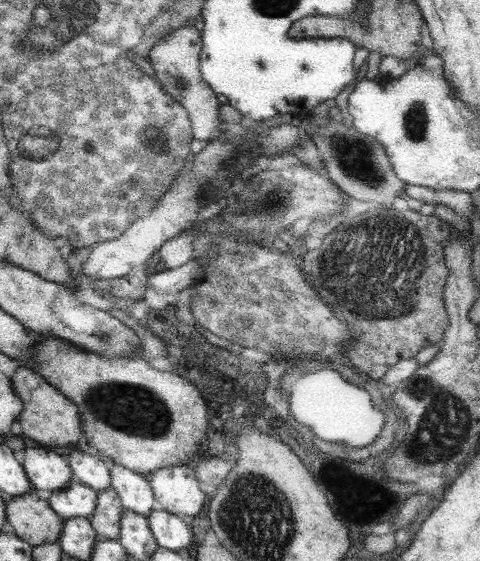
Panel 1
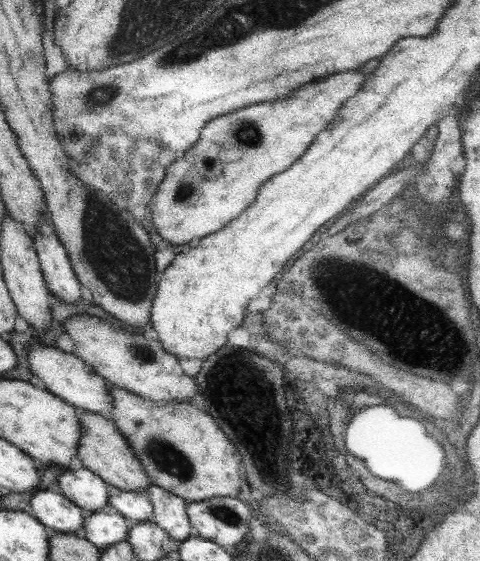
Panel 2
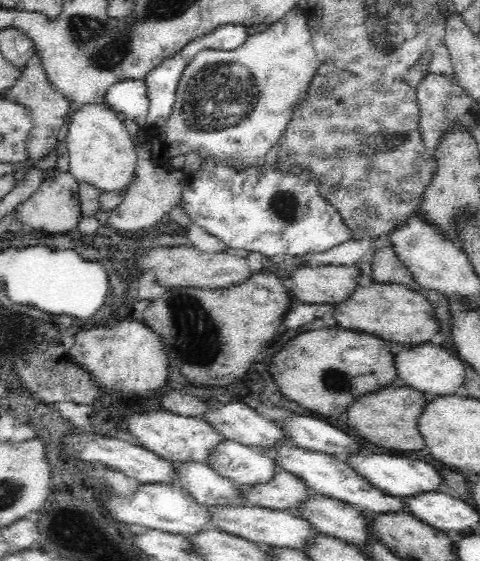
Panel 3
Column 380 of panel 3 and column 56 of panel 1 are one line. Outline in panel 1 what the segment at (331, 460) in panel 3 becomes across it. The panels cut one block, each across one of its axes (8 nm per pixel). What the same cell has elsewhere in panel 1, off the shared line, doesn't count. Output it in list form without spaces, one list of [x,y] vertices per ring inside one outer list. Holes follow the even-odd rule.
[[[71,480],[63,488],[51,492],[47,502],[51,510],[62,520],[76,516],[87,519],[94,513],[96,493],[87,486]]]

